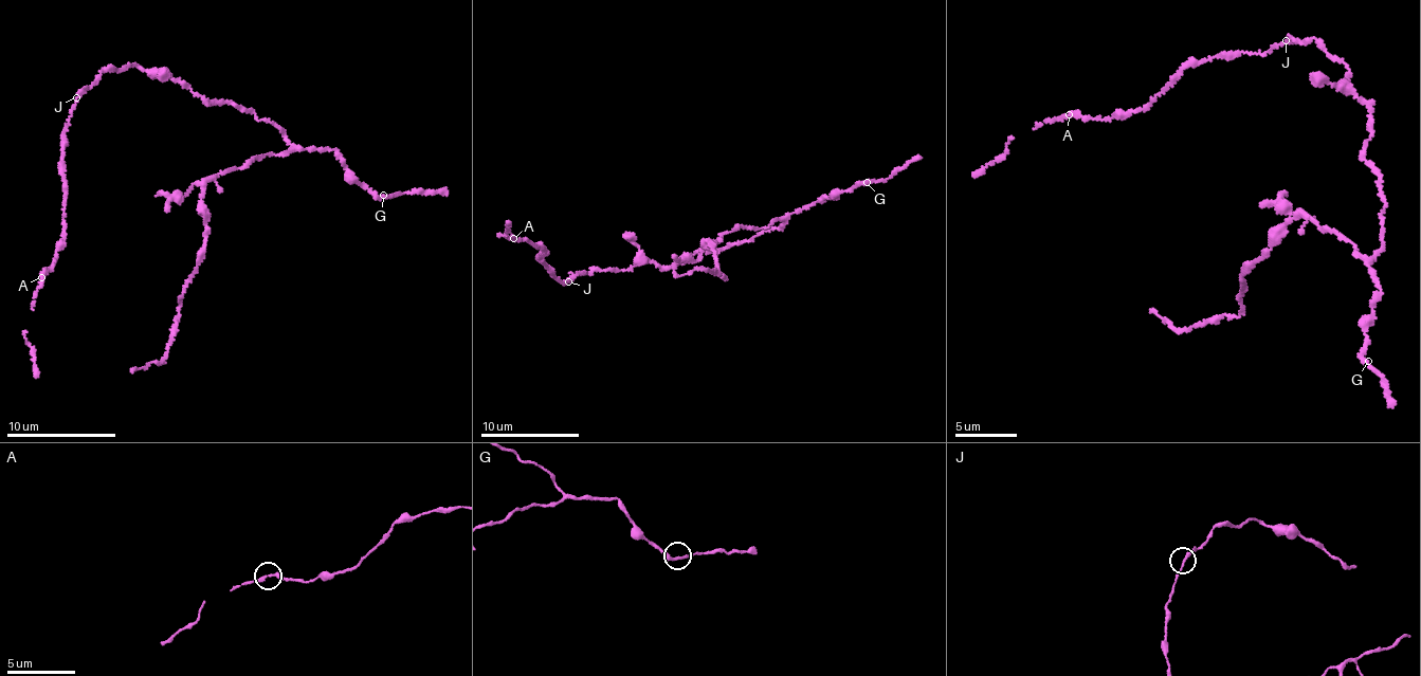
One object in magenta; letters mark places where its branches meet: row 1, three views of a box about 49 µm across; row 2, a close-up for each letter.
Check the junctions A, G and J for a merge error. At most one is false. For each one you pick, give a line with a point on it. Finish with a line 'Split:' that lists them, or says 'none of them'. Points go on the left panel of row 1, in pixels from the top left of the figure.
Split: none of them

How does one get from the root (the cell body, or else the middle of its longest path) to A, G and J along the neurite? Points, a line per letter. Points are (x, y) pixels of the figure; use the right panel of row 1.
A: (1369, 130), (1348, 68), (1314, 37), (1192, 64), (1135, 110), (1070, 115)
G: (1369, 130), (1364, 157), (1381, 178), (1385, 202), (1382, 249), (1368, 267), (1379, 282), (1366, 335), (1368, 361)
J: (1369, 130), (1369, 111), (1348, 88), (1345, 64), (1324, 51), (1314, 37), (1299, 42), (1291, 36), (1286, 40)

